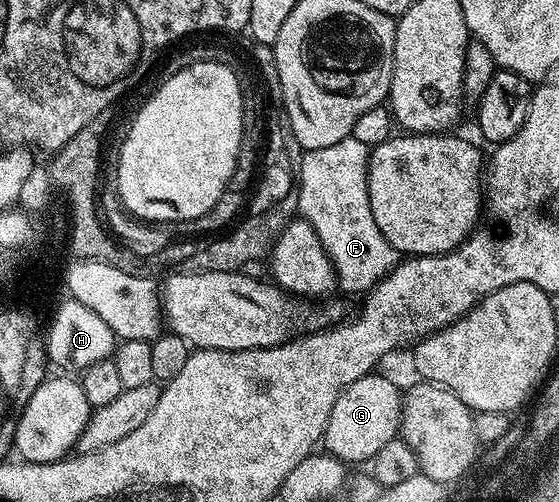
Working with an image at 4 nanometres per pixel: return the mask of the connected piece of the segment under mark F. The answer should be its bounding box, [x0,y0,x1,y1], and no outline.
[295,135,398,293]

